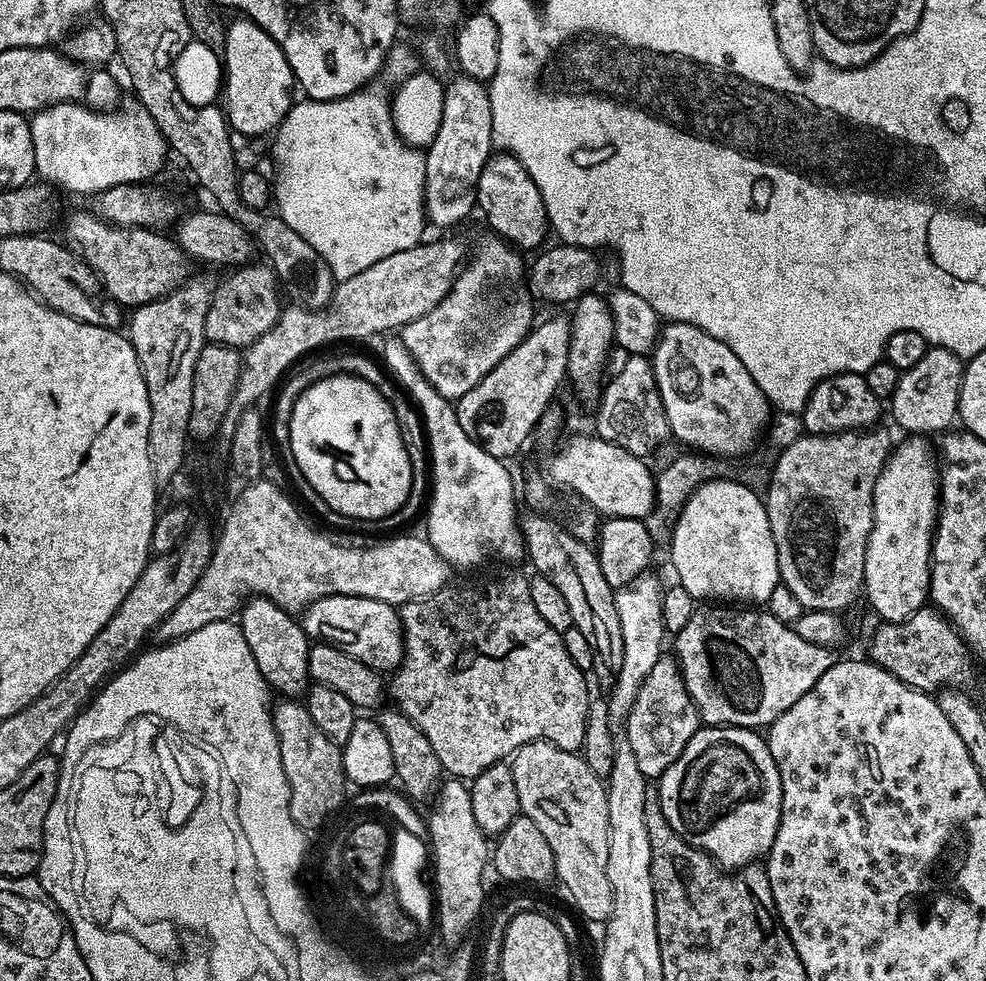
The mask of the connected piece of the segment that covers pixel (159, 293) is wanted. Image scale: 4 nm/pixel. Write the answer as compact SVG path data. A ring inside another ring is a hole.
M72 212L65 218L62 240L65 245L74 245L117 304L135 310L142 304L164 299L189 279L189 258L171 235L150 228L123 228L88 212Z

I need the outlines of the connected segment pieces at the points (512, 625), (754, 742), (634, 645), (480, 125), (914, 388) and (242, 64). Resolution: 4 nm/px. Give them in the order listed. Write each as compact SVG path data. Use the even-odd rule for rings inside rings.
M508 572L505 576L496 576L493 580L488 580L485 584L464 584L461 588L445 586L439 592L424 600L411 600L399 609L400 624L404 628L404 661L396 669L390 680L390 696L393 696L395 707L403 712L422 734L430 741L430 746L434 749L434 754L438 754L438 762L441 769L449 777L459 778L465 782L470 782L482 770L490 766L507 761L512 753L516 752L523 744L529 744L535 740L545 740L554 746L558 746L567 752L579 753L582 746L582 738L586 738L586 714L588 713L588 684L586 674L566 654L564 637L561 633L555 632L551 626L542 619L538 610L534 607L534 601L530 598L529 577L523 576L520 572Z
M701 726L693 737L686 743L682 754L658 779L660 790L660 805L662 814L666 814L666 822L688 844L700 848L707 856L712 857L725 870L739 870L747 864L757 863L767 857L768 851L774 846L774 834L778 834L780 815L782 814L782 782L778 774L778 766L768 749L768 741L759 731L751 728L729 728L727 726Z
M643 574L632 584L626 585L625 588L619 589L616 593L616 605L618 606L618 623L622 626L622 670L616 673L614 683L611 685L610 691L612 696L607 697L608 713L614 722L624 722L634 706L635 698L638 696L639 687L642 686L643 680L650 674L651 668L662 657L660 647L664 644L666 633L664 623L662 622L662 606L660 598L662 595L662 584L659 584L651 574Z
M462 74L447 83L443 98L441 125L434 142L425 151L426 186L424 210L432 225L452 226L475 209L478 178L494 149L492 147L493 115L487 87L479 80Z
M929 347L927 354L915 366L900 373L898 386L890 397L892 416L896 419L897 426L905 428L905 433L908 434L943 433L951 429L957 423L960 411L964 365L965 361L950 350Z
M236 18L227 25L223 61L222 107L231 131L267 137L275 133L291 110L294 77L286 54L255 22Z

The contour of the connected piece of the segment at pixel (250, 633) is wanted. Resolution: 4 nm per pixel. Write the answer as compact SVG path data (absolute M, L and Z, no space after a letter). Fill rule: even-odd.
M253 596L241 607L238 613L238 623L246 642L250 646L250 654L254 654L254 662L258 662L258 670L264 675L273 689L276 688L284 698L296 698L309 687L308 649L310 637L304 632L303 623L293 613L280 608L272 600L264 596Z

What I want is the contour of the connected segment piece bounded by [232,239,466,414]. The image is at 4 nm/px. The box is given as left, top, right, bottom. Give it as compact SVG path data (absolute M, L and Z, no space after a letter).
M430 240L415 244L410 250L398 250L398 254L390 254L390 258L382 258L382 262L374 262L374 266L362 270L362 274L354 274L354 278L339 281L336 285L336 293L332 295L327 308L285 307L281 311L278 322L274 322L274 326L266 330L266 334L262 334L262 338L254 341L243 353L240 377L232 395L232 412L239 414L251 409L255 405L252 404L255 400L262 399L268 391L271 393L281 383L282 377L297 360L325 346L335 345L332 344L335 340L364 340L367 336L380 335L383 337L430 314L430 310L434 310L434 306L438 306L438 302L442 302L442 298L448 296L452 283L466 260L466 248L464 252L463 246L458 241Z

